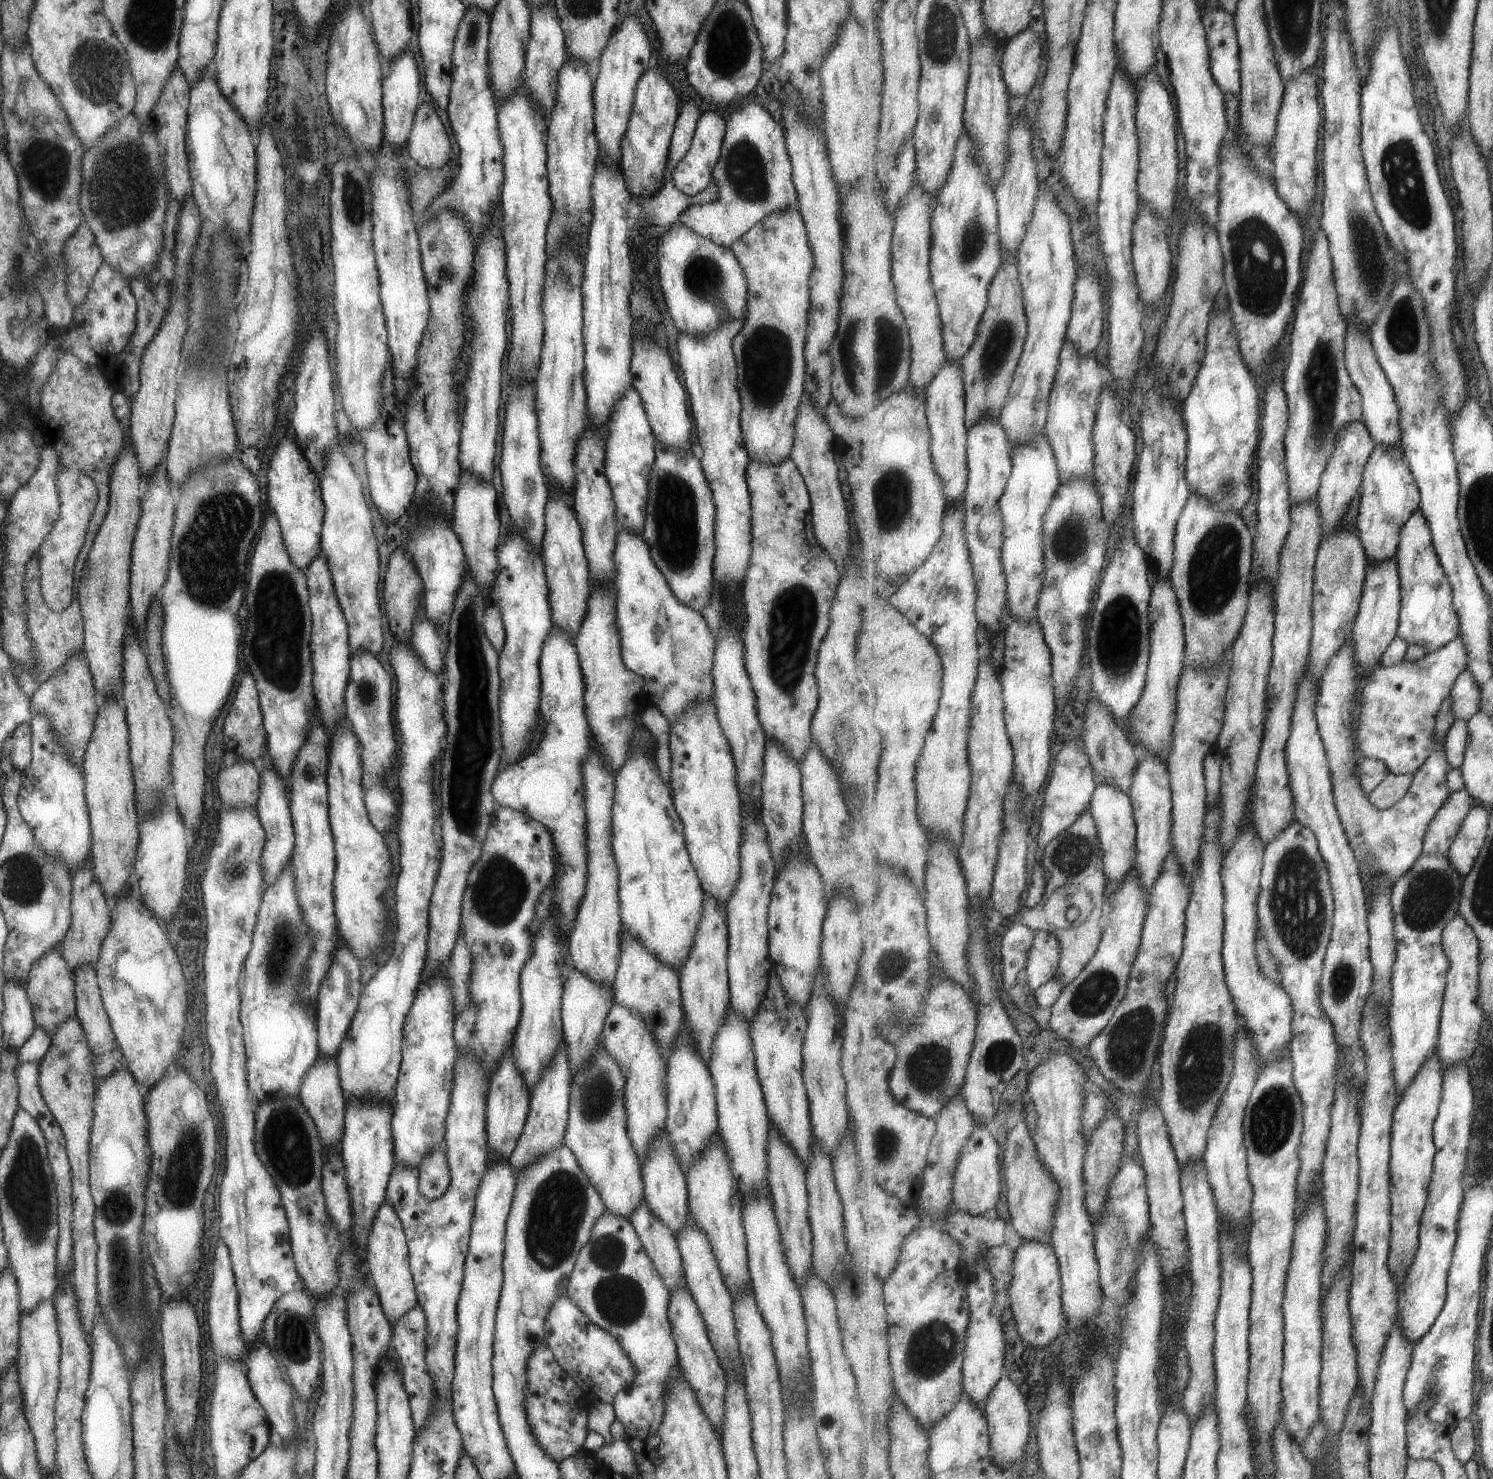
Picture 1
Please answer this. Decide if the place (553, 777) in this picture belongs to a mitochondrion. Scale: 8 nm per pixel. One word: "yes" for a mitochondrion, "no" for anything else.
no

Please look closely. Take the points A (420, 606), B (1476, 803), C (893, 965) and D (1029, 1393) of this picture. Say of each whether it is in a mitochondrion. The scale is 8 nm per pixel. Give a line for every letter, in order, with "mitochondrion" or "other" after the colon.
A: other
B: other
C: mitochondrion
D: other

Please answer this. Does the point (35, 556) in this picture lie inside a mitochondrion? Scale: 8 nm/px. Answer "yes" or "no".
no

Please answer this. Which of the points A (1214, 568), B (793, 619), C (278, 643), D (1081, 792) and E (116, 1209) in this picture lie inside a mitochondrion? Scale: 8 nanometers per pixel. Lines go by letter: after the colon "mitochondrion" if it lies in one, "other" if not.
A: mitochondrion
B: mitochondrion
C: mitochondrion
D: other
E: mitochondrion

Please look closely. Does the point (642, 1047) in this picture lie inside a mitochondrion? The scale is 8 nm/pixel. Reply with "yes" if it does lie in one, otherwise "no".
no

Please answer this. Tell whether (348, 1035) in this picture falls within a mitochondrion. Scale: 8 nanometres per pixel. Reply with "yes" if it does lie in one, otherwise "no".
no

